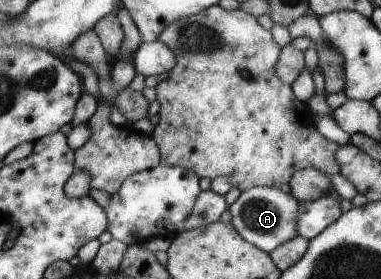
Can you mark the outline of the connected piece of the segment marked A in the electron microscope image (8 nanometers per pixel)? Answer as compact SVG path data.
M253 186L243 190L227 209L231 214L230 224L237 233L265 253L298 235L296 232L298 201L290 193L286 194L267 186Z

